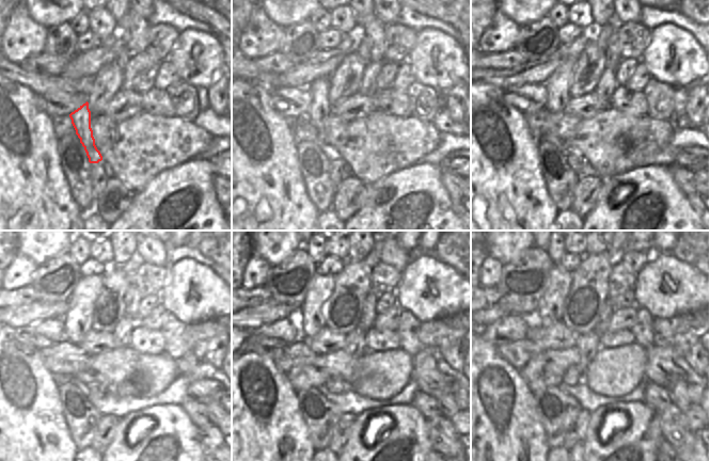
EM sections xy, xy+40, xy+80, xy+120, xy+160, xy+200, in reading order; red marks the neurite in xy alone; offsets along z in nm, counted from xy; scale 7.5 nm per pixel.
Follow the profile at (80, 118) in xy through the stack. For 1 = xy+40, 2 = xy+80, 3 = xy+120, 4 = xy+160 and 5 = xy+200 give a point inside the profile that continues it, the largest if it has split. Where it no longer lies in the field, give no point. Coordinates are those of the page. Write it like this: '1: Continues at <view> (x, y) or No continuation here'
1: Continues at xy+40 (318, 112)
2: Continues at xy+80 (557, 85)
3: Continues at xy+120 (77, 321)
4: Continues at xy+160 (310, 318)
5: Continues at xy+200 (550, 310).

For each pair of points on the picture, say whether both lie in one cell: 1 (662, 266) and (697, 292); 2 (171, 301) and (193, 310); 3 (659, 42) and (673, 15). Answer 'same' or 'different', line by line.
1: same
2: same
3: different

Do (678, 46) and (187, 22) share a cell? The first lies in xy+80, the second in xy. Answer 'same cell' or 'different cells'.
different cells

